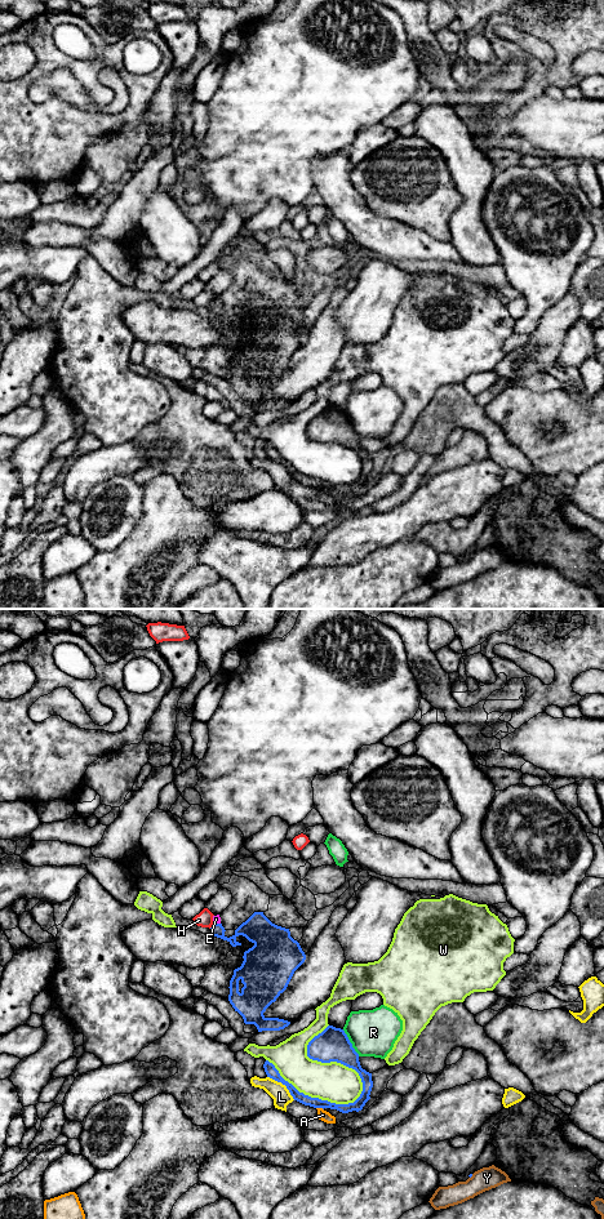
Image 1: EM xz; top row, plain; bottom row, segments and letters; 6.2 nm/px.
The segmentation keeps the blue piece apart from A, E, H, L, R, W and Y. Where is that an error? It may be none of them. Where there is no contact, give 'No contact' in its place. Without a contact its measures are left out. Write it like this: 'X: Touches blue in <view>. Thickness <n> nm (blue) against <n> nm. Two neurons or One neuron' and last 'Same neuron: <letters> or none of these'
A: Touches blue in xz. Thickness 70 nm (blue) against 70 nm. Two neurons
E: Touches blue in xz. Thickness 170 nm (blue) against 50 nm. One neuron
H: Touches blue in xz. Thickness 140 nm (blue) against 100 nm. Two neurons
L: Touches blue in xz. Thickness 70 nm (blue) against 120 nm. Two neurons
R: Touches blue in xz. Thickness 200 nm (blue) against 280 nm. Two neurons
W: Touches blue in xz. Thickness 60 nm (blue) against 240 nm. Two neurons
Y: Touches blue in xz. Thickness 20 nm (blue) against 140 nm. Two neurons
Same neuron: E

